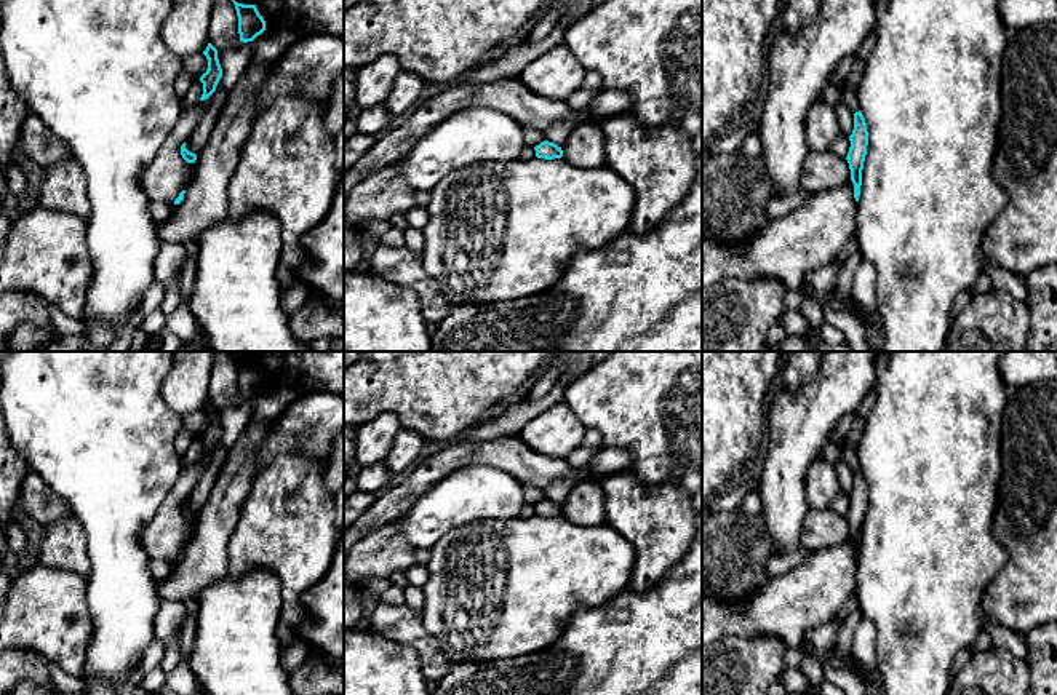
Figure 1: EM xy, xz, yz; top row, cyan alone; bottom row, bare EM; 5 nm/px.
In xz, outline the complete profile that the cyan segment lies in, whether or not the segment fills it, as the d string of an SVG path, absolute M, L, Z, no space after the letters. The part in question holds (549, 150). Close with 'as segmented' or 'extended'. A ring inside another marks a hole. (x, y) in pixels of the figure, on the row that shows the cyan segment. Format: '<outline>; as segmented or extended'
M544 141L539 145L536 145L534 150L537 158L553 160L563 157L561 147L548 141Z; as segmented

